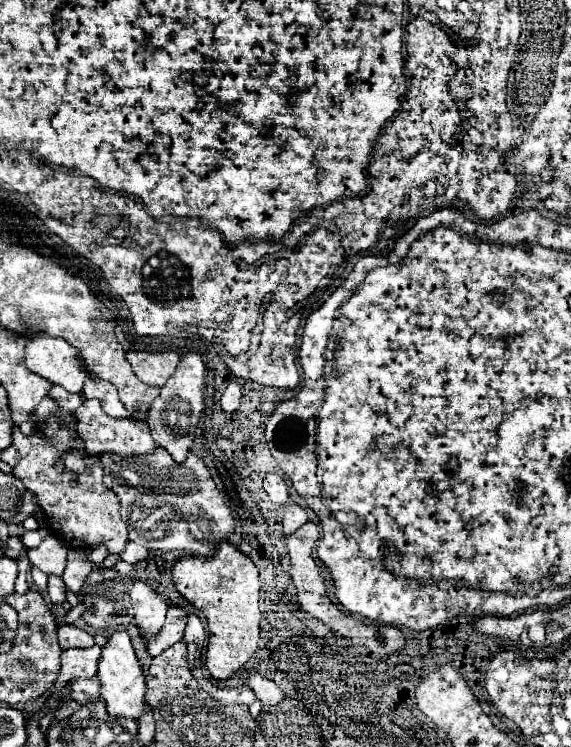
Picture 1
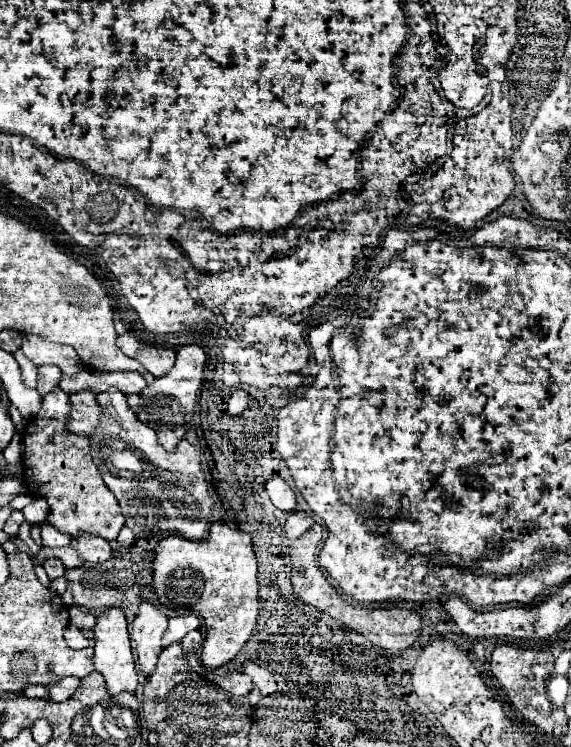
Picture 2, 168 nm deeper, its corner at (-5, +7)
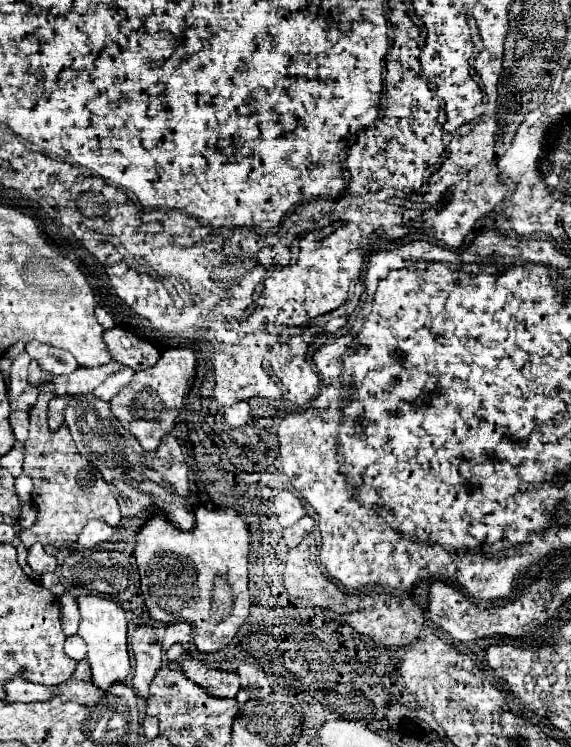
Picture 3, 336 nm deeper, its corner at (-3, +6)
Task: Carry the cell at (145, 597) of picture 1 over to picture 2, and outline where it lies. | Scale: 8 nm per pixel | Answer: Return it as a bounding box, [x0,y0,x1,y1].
[130,601,168,677]

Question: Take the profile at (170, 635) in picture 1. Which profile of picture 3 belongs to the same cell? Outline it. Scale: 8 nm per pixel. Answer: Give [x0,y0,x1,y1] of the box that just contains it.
[162,622,192,650]

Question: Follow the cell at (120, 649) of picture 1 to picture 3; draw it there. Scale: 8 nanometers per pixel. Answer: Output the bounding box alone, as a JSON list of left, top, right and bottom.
[76,596,132,692]

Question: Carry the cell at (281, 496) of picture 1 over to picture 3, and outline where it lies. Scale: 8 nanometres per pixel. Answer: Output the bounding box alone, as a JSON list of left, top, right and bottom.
[274,490,306,526]

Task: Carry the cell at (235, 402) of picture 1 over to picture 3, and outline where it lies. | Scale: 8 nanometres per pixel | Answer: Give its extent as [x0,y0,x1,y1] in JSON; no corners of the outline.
[223,400,250,428]

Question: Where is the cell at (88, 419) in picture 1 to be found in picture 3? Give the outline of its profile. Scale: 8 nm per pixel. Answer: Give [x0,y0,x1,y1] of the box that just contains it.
[48,396,72,430]

